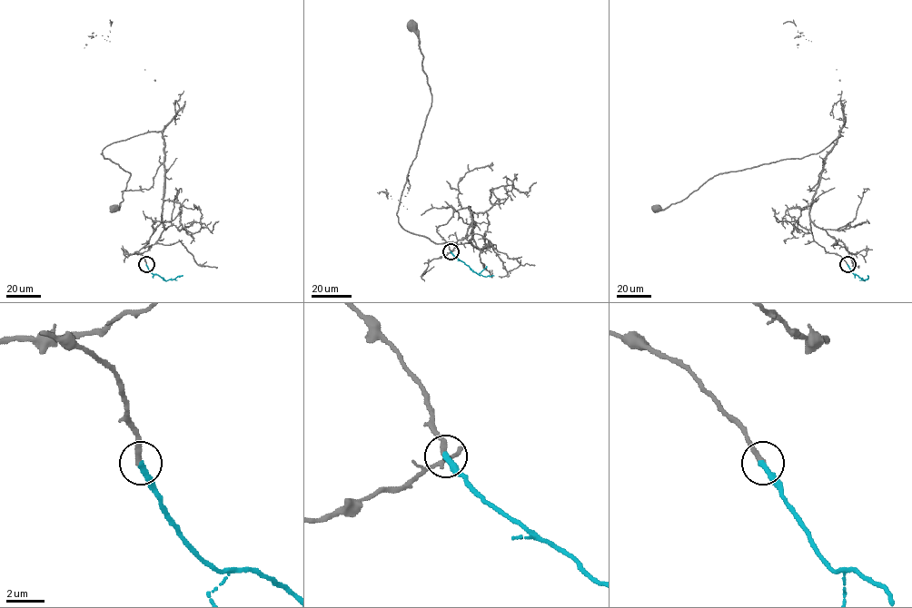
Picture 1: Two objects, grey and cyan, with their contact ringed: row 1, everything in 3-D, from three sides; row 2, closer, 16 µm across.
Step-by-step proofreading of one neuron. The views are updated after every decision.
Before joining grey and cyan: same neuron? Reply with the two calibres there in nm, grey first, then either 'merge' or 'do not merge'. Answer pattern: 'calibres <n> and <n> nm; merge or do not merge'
calibres 280 and 320 nm; merge

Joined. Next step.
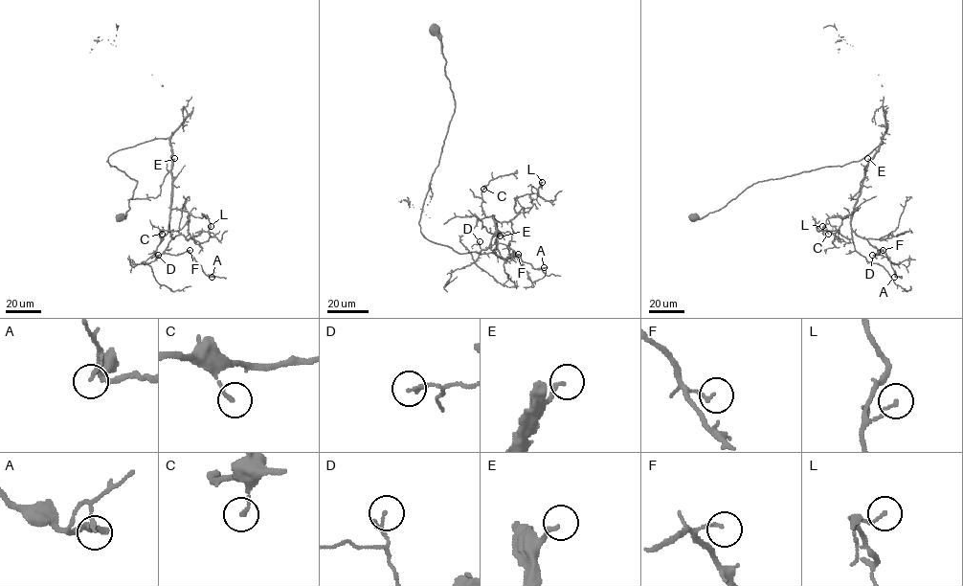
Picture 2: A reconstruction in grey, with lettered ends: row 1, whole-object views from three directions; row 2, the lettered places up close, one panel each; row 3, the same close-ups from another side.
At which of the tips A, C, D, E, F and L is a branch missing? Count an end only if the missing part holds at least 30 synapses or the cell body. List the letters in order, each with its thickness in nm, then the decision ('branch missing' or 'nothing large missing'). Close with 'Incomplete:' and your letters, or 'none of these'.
A: calibre 140 nm; nothing large missing
C: calibre 140 nm; nothing large missing
D: calibre 150 nm; nothing large missing
E: calibre 180 nm; branch missing
F: calibre 120 nm; nothing large missing
L: calibre 120 nm; nothing large missing
Incomplete: E

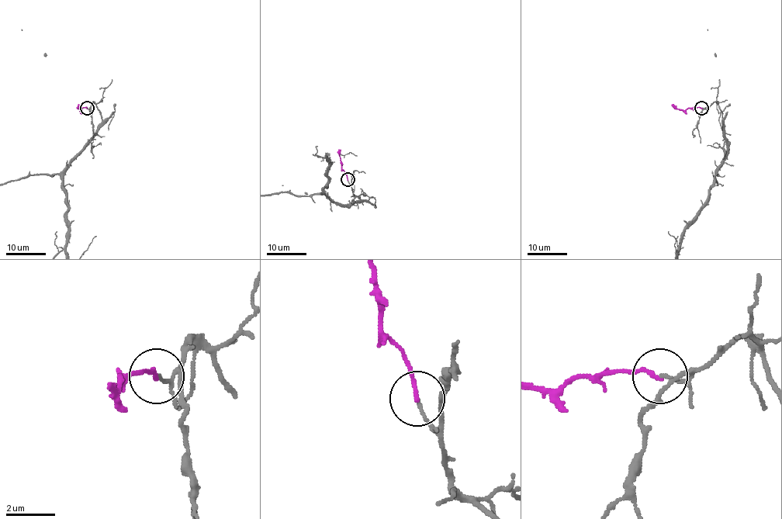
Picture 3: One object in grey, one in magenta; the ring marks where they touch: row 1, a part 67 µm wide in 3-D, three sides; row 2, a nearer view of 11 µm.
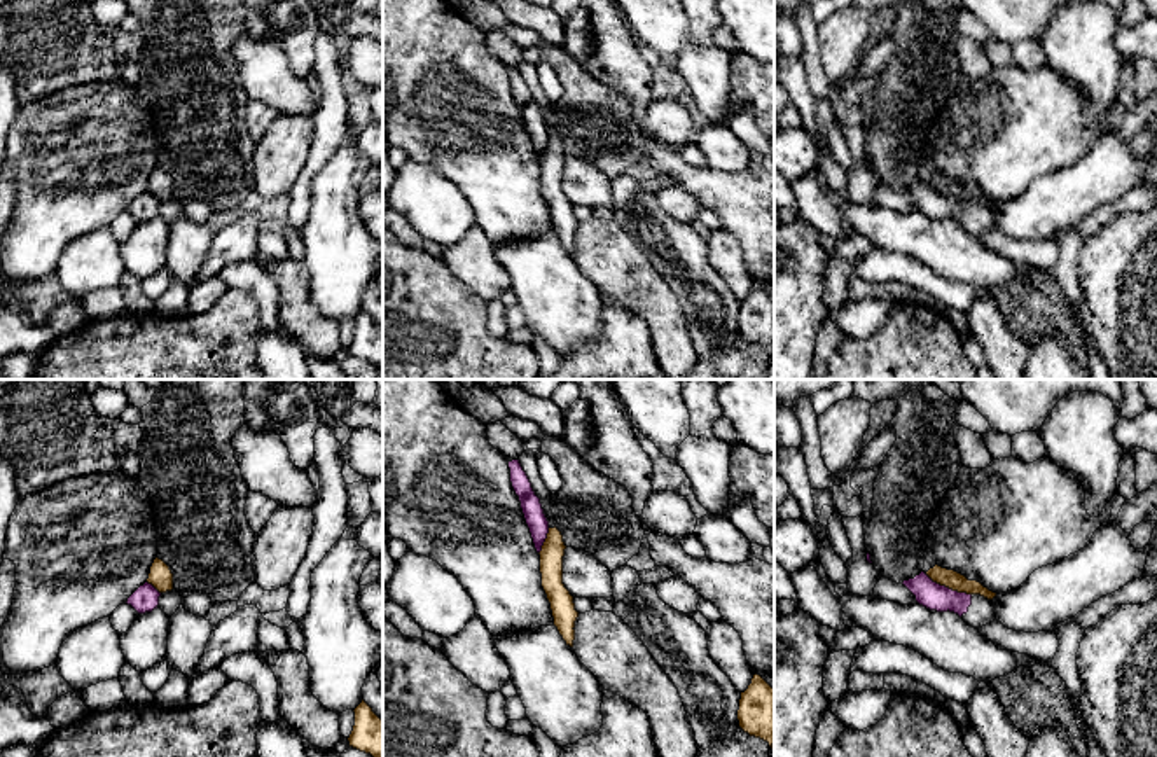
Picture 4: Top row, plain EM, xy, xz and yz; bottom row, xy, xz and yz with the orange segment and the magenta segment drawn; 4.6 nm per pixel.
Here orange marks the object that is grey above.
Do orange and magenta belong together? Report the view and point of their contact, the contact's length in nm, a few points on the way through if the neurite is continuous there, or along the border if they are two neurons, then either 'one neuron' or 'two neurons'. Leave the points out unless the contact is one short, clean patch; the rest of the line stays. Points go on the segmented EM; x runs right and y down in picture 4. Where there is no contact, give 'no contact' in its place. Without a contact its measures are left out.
contact yz (948, 586); length 240 nm; border yz (925, 574), (941, 584), (970, 595); two neurons

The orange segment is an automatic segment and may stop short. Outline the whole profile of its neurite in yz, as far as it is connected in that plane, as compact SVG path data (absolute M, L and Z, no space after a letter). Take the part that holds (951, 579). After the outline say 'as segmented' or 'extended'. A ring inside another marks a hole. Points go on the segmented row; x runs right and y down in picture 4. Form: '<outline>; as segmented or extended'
M935 565L933 568L930 568L926 572L926 575L940 584L940 586L946 586L953 591L958 591L958 593L966 593L966 594L980 594L987 600L993 600L996 596L996 593L989 591L987 587L984 587L980 582L977 580L968 580L965 575L954 572L954 570L947 570L947 568L942 568L939 565Z; as segmented

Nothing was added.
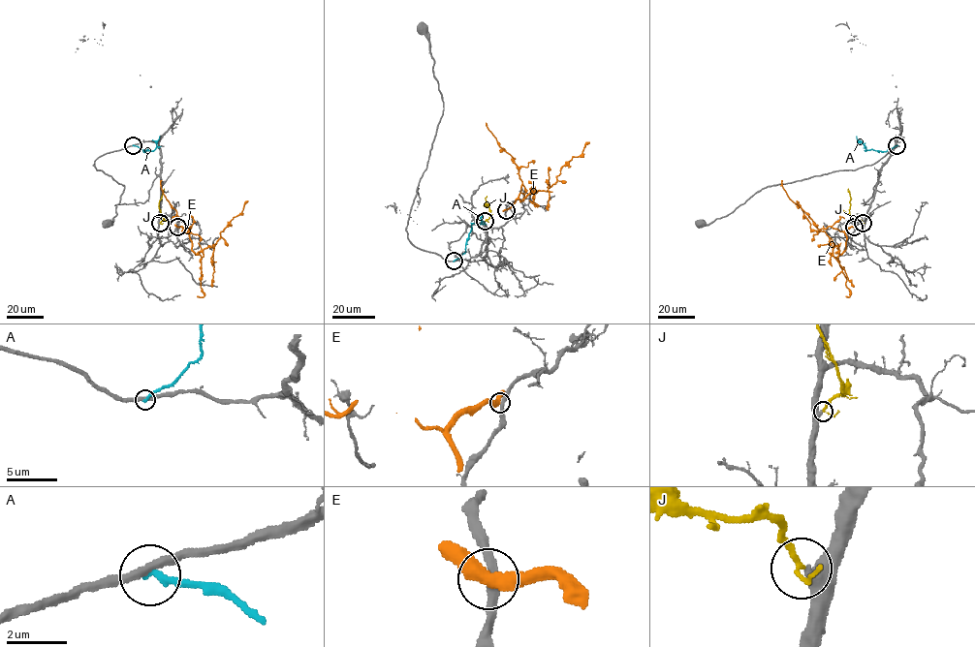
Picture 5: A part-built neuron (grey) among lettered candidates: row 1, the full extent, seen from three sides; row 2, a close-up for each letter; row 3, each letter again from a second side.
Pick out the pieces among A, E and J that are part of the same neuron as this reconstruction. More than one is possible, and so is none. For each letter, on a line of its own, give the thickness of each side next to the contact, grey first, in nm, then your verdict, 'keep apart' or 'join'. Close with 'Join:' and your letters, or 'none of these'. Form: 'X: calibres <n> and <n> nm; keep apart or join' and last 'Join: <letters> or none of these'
A: calibres 300 and 240 nm; keep apart
E: calibres 280 and 400 nm; keep apart
J: calibres 320 and 130 nm; join
Join: J

